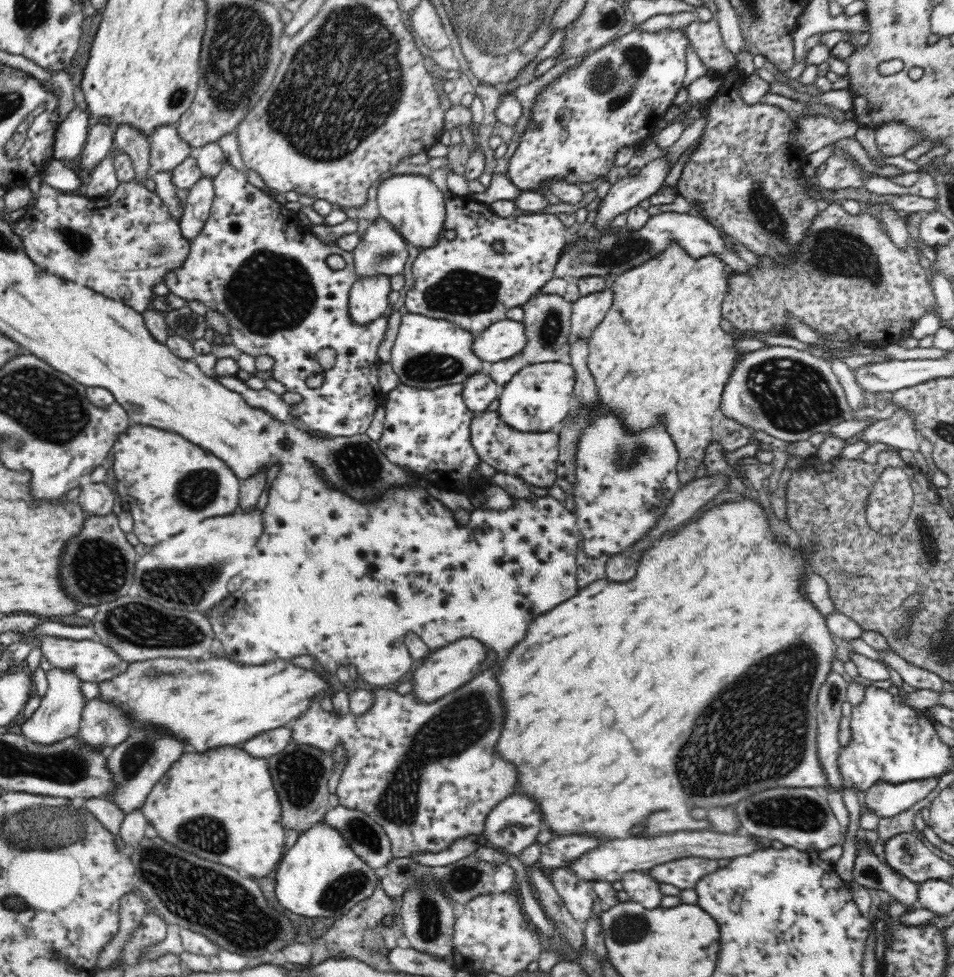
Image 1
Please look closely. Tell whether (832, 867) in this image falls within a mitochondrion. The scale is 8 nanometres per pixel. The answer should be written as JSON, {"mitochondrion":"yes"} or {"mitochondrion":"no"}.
{"mitochondrion":"no"}

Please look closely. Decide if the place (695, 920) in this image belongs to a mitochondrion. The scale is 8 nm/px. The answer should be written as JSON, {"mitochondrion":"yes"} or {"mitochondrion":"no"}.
{"mitochondrion":"no"}

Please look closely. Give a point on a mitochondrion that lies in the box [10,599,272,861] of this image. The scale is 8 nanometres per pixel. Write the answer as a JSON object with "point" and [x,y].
{"point":[202,833]}

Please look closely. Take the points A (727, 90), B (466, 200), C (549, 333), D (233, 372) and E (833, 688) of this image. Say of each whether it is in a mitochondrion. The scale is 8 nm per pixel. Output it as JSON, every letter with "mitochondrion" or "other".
{"A":"other","B":"other","C":"mitochondrion","D":"other","E":"mitochondrion"}

